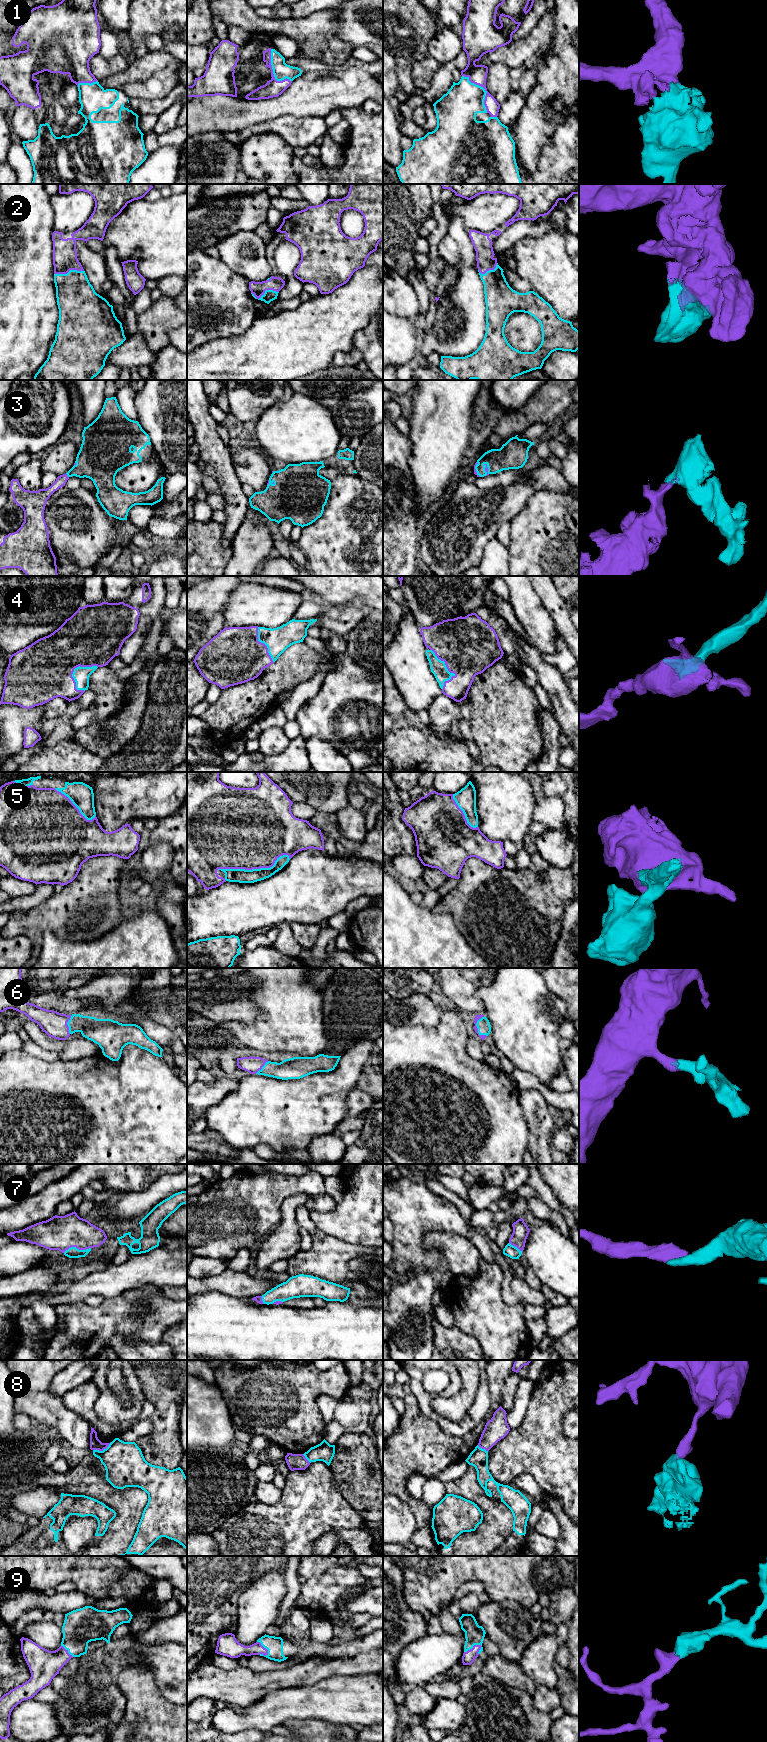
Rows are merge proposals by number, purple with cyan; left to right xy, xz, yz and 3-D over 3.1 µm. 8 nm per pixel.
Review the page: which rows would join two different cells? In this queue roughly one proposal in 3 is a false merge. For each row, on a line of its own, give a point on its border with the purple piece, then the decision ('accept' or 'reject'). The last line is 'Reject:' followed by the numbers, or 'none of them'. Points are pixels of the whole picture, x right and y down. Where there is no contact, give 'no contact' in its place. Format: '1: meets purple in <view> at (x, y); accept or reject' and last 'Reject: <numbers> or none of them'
1: meets purple in yz at (484, 88); accept
2: meets purple in xz at (264, 292); accept
3: meets purple in yz at (485, 469); accept
4: meets purple in xy at (75, 667); accept
5: meets purple in xz at (254, 868); accept
6: meets purple in yz at (476, 1027); accept
7: meets purple in xy at (76, 1247); accept
8: meets purple in xy at (102, 1450); reject
9: meets purple in yz at (473, 1647); accept
Reject: 8

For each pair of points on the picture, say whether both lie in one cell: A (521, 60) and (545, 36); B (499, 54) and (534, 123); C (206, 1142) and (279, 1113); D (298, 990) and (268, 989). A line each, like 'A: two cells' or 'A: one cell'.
A: one cell
B: two cells
C: two cells
D: one cell

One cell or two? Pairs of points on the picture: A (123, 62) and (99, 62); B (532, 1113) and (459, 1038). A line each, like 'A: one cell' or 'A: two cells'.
A: one cell
B: two cells

